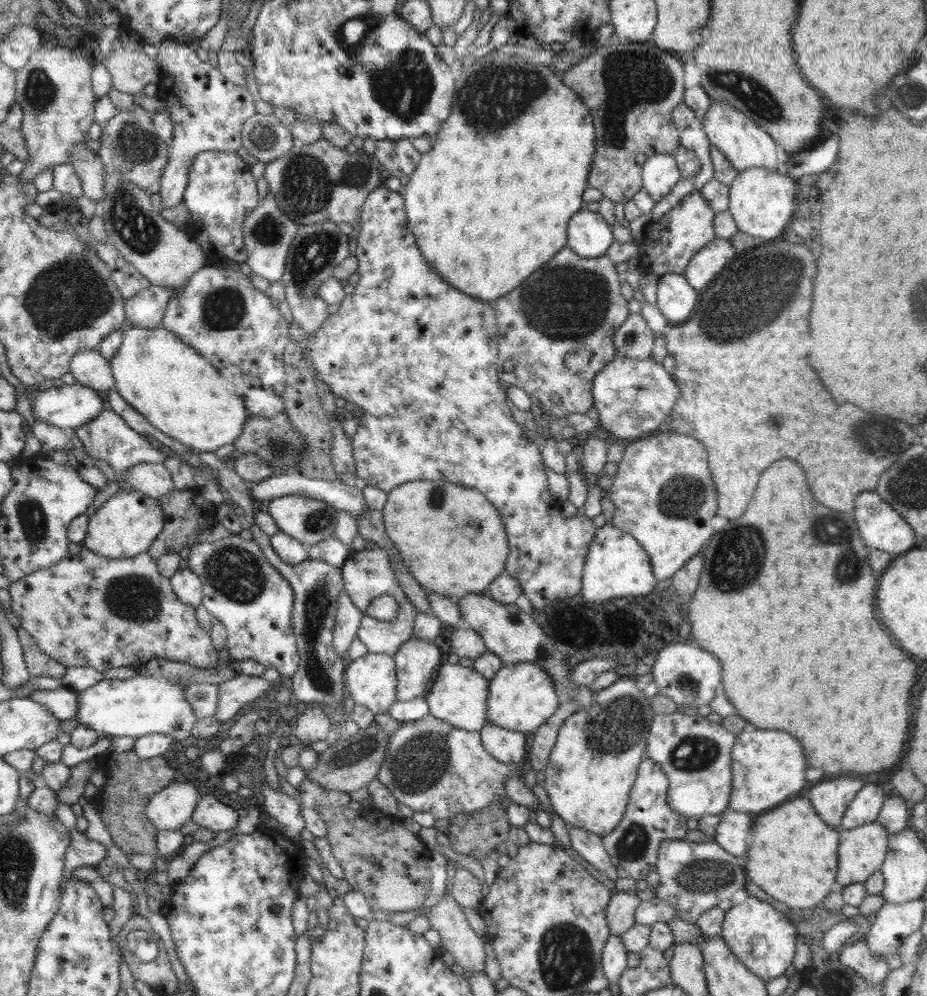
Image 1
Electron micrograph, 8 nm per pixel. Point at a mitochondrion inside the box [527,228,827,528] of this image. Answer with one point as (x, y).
(757, 289)

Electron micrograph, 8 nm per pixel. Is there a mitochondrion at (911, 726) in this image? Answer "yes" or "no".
no

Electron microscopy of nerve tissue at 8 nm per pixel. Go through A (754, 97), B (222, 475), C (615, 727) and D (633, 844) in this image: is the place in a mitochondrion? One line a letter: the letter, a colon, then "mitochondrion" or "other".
A: mitochondrion
B: other
C: mitochondrion
D: mitochondrion

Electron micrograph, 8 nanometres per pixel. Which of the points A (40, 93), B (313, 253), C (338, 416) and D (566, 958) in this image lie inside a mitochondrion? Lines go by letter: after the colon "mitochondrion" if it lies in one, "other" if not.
A: mitochondrion
B: mitochondrion
C: other
D: mitochondrion

